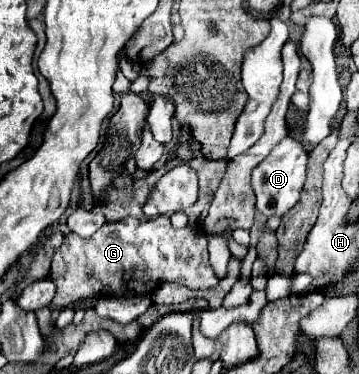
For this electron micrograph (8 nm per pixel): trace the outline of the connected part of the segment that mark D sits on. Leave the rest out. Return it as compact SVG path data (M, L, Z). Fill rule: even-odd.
M287 128L287 136L269 152L269 156L265 160L261 160L253 174L251 174L251 186L257 198L257 210L265 216L283 216L287 210L291 210L303 190L303 182L305 182L305 172L307 172L307 156L309 152L305 150L305 146L293 138L291 128Z

